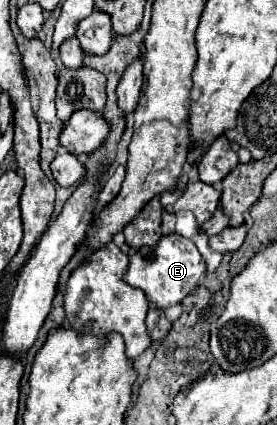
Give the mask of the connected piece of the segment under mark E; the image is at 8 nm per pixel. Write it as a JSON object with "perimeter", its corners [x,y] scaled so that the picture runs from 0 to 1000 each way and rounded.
{"perimeter":[[[639,546],[588,555],[560,584],[516,579],[502,588],[473,588],[466,612],[473,621],[451,645],[451,664],[509,678],[538,711],[567,725],[603,725],[653,711],[690,682],[704,682],[704,673],[718,673],[718,659],[747,635],[747,621],[704,574]]]}

